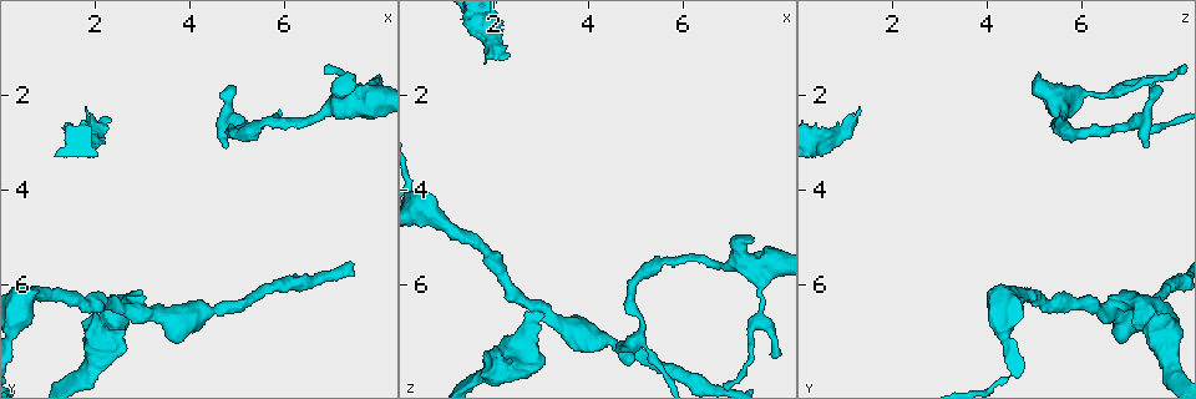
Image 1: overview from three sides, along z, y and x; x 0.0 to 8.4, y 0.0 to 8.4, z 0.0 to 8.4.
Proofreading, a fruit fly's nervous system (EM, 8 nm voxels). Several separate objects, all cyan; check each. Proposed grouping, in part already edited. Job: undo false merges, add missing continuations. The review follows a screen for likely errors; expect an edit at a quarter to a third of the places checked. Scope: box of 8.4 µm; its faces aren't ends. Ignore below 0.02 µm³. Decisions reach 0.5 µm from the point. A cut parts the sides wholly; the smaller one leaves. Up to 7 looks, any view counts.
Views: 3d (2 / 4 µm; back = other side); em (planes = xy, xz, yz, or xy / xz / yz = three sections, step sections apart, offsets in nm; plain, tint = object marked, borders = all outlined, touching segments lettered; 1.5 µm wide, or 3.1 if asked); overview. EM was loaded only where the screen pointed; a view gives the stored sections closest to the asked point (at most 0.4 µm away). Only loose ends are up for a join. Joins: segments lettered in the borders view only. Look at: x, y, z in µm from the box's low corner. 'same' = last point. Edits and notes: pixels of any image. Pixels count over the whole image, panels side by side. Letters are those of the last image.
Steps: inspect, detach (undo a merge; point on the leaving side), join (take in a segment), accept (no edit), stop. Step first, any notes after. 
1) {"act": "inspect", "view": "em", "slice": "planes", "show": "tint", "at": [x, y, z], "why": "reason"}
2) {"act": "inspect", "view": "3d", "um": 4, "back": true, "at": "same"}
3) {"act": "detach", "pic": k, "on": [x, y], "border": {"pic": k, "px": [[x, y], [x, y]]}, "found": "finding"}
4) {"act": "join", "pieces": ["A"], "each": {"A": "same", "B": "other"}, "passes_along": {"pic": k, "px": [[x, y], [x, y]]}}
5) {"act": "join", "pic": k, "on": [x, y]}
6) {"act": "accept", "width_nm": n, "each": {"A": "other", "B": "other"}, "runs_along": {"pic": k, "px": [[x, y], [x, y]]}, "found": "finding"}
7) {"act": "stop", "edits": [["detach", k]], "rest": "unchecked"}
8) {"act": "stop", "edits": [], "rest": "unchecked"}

{"act": "inspect", "view": "em", "slice": "planes", "show": "borders", "at": [1.80, 2.30, 1.35], "why": "long arm stops here"}

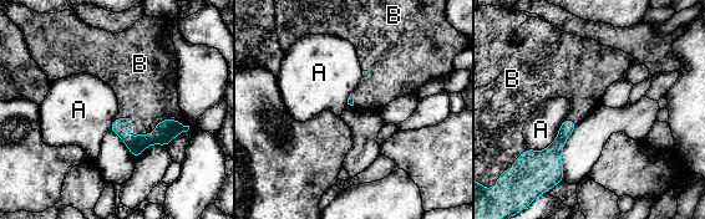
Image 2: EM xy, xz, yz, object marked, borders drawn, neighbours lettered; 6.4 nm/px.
{"act": "join", "pieces": ["B"], "each": {"A": "other", "B": "same"}, "passes_along": {"pic": 2, "px": [[166, 130], [140, 135], [148, 97]]}, "found": "the cell continues"}

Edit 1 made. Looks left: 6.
{"act": "inspect", "view": "3d", "um": 2, "at": [3.10, 6.50, 7.70], "why": "stops while still wide"}

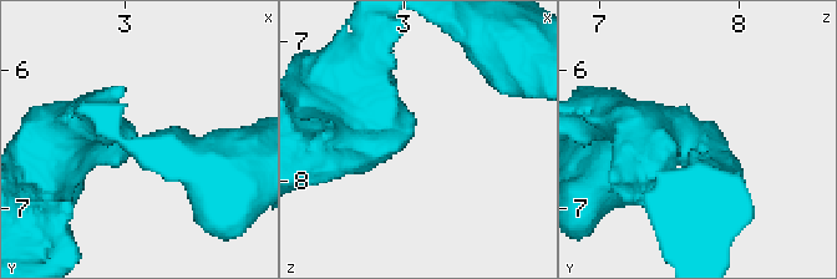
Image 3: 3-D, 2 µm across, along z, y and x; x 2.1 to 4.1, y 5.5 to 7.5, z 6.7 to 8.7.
{"act": "inspect", "view": "em", "slice": "planes", "show": "borders", "at": [3.04, 6.56, 7.64], "why": "now the EM"}

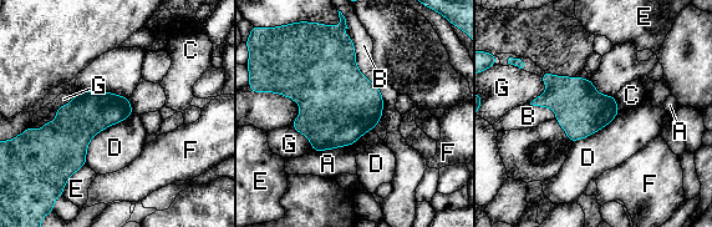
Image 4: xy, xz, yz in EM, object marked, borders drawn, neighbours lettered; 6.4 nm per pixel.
{"act": "accept", "each": {"A": "other", "B": "other", "C": "other", "D": "other", "E": "other", "F": "other", "G": "other"}, "border": {"pic": 4, "px": [[132, 112], [91, 139], [85, 164]]}, "found": "no lettered segment goes on from it"}

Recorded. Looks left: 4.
{"act": "inspect", "view": "em", "slice": "xy", "step": 8, "show": "borders", "at": [4.85, 1.80, 7.65], "why": "branch stops here"}

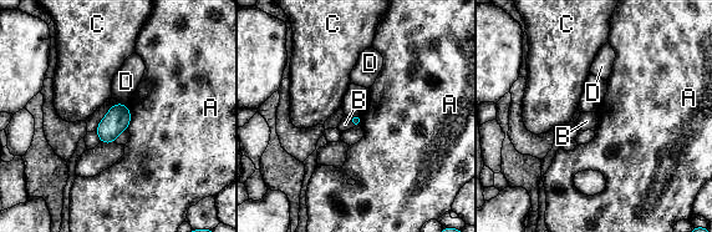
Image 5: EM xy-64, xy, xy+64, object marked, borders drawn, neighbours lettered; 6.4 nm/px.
{"act": "accept", "each": {"A": "other", "B": "other", "C": "other", "D": "other"}, "found": "no lettered segment goes on from it"}

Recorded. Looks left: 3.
{"act": "stop", "edits": [["join", 2]], "rest": "unchecked"}

